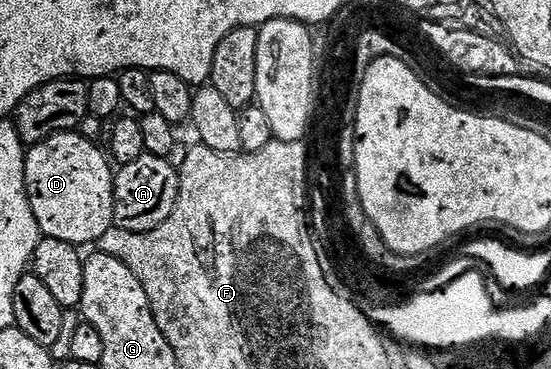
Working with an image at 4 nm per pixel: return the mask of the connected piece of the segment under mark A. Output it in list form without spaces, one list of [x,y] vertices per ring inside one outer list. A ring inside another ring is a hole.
[[[148,154],[137,158],[137,162],[122,165],[114,173],[115,181],[115,218],[114,227],[130,232],[152,232],[169,214],[178,198],[179,174],[176,165],[170,159]]]

